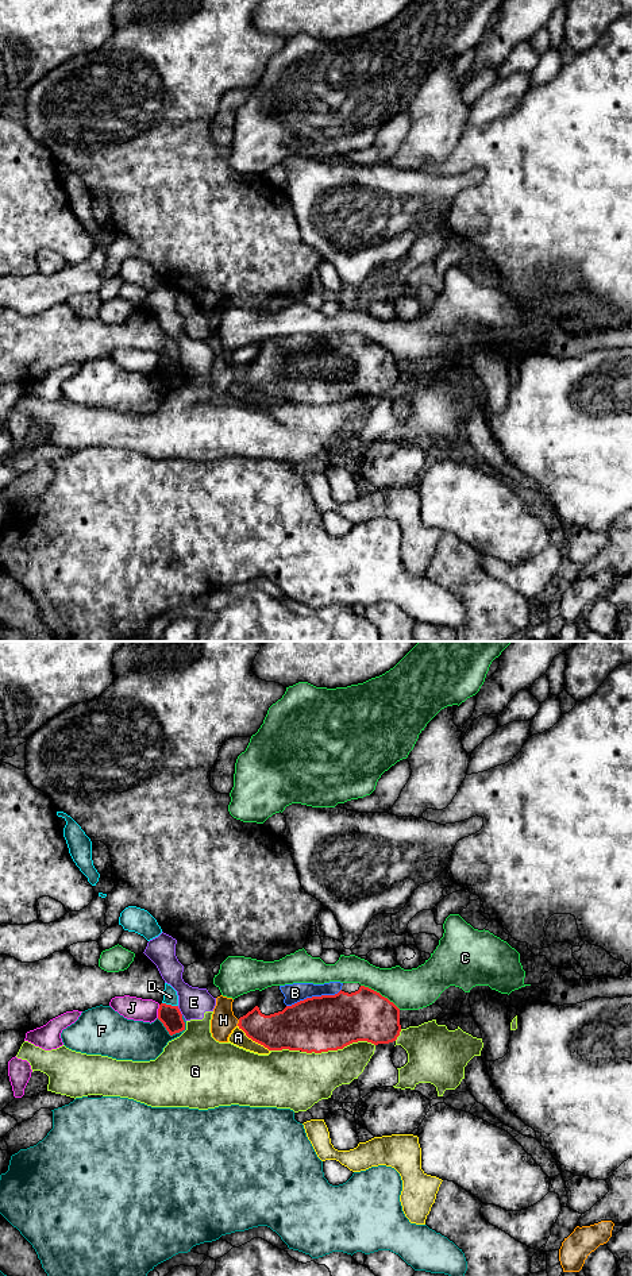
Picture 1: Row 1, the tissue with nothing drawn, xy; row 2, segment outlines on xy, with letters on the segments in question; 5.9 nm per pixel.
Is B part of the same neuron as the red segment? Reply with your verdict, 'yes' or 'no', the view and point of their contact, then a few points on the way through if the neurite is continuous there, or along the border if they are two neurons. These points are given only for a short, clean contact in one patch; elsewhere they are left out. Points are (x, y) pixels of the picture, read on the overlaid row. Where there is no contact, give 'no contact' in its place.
yes; contact xy (313, 997); way xy (328, 1022), (313, 1007), (313, 997), (299, 997), (295, 993)

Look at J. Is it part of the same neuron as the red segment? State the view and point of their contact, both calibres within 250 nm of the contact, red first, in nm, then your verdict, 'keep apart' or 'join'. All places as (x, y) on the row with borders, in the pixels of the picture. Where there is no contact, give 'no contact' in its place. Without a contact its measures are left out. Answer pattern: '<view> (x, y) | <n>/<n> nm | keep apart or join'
xy (158, 1012) | 130/140 nm | keep apart

